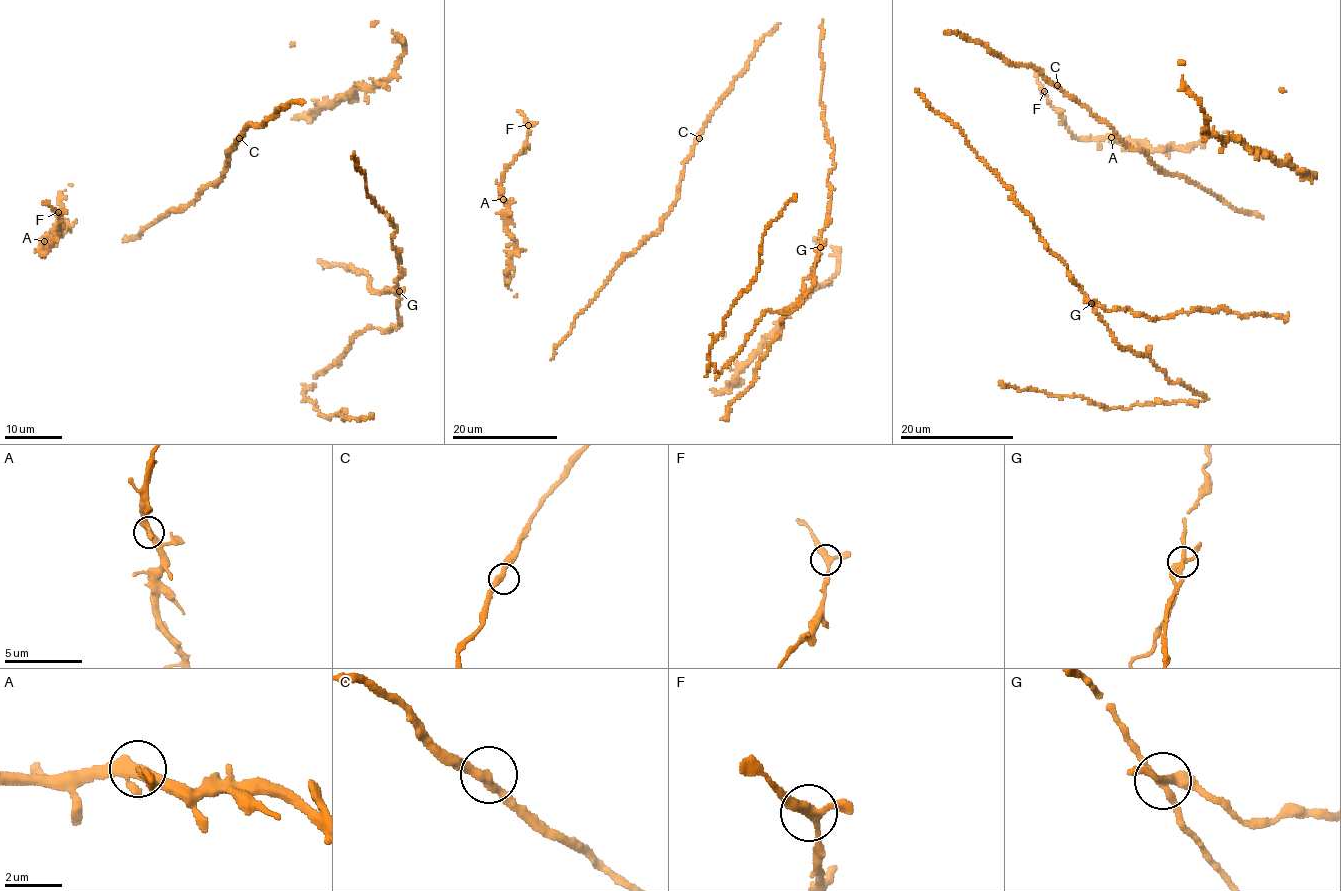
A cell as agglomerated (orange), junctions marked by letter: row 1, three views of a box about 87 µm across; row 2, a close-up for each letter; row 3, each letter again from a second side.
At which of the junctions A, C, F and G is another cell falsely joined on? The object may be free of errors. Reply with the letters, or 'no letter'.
G

